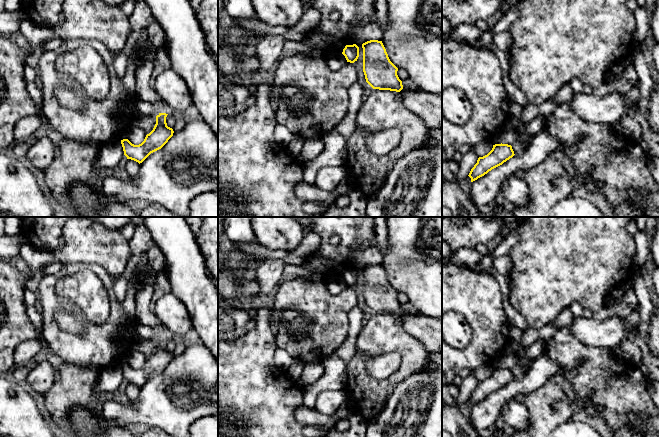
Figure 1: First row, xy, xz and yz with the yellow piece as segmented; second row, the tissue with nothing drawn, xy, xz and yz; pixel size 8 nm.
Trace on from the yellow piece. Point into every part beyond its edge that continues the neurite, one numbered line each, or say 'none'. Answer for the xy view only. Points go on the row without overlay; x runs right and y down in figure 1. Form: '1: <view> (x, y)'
none

